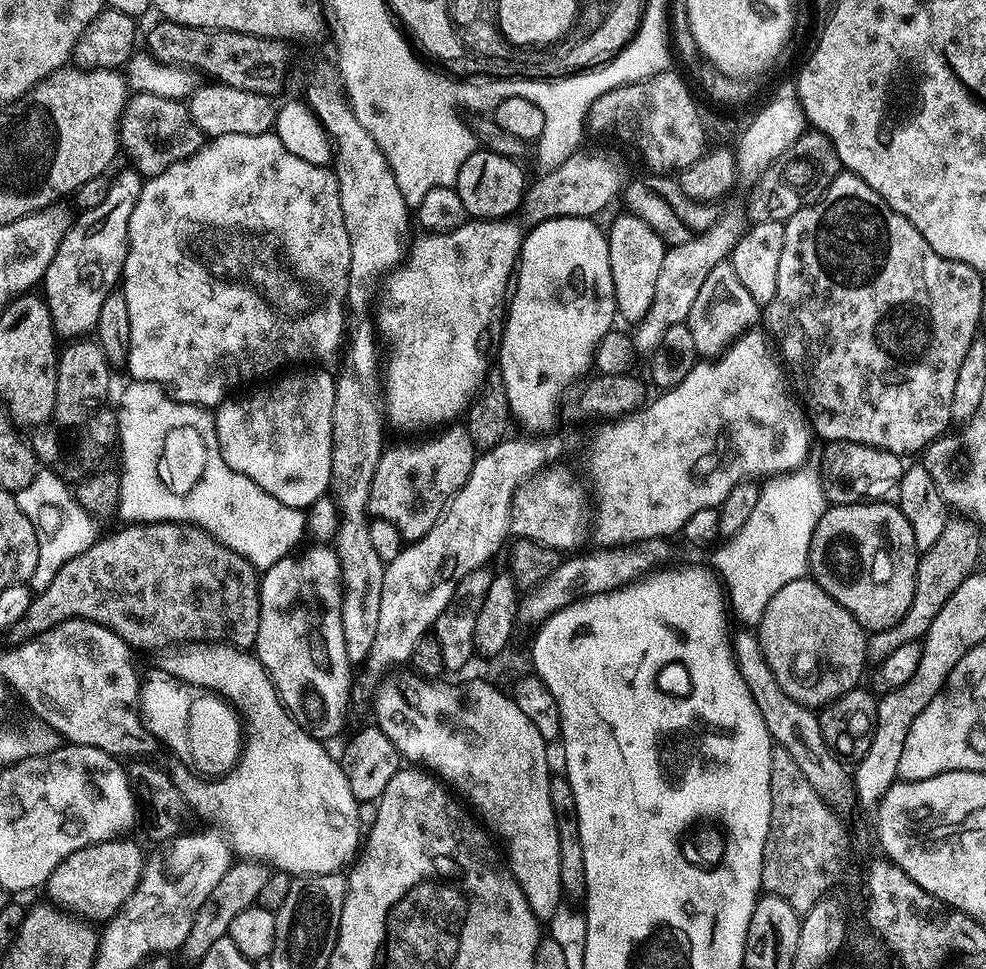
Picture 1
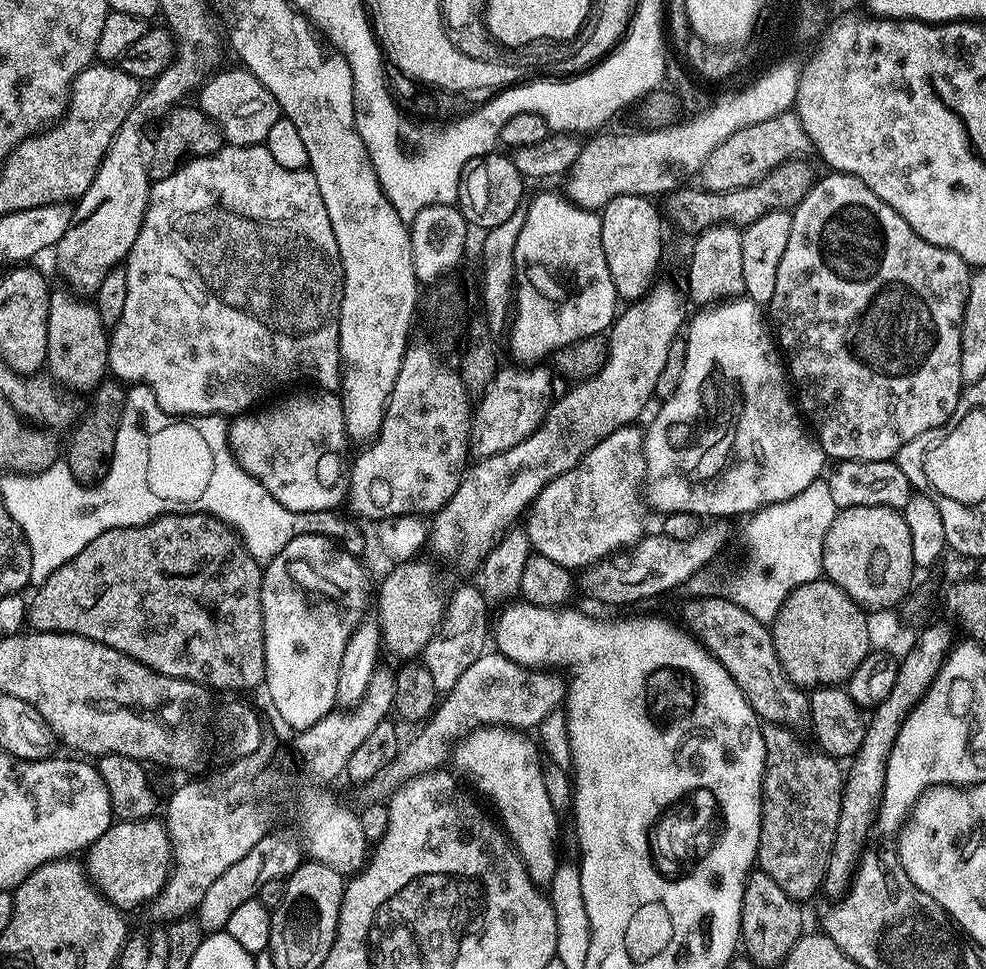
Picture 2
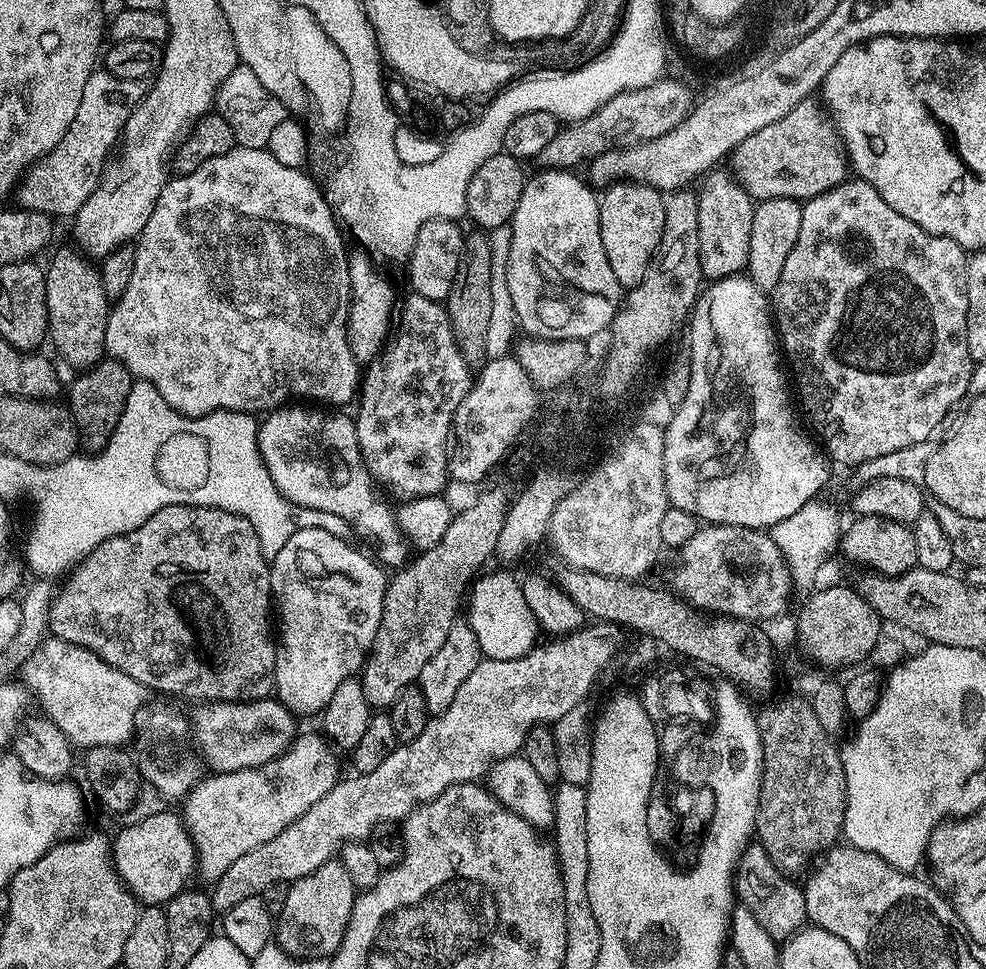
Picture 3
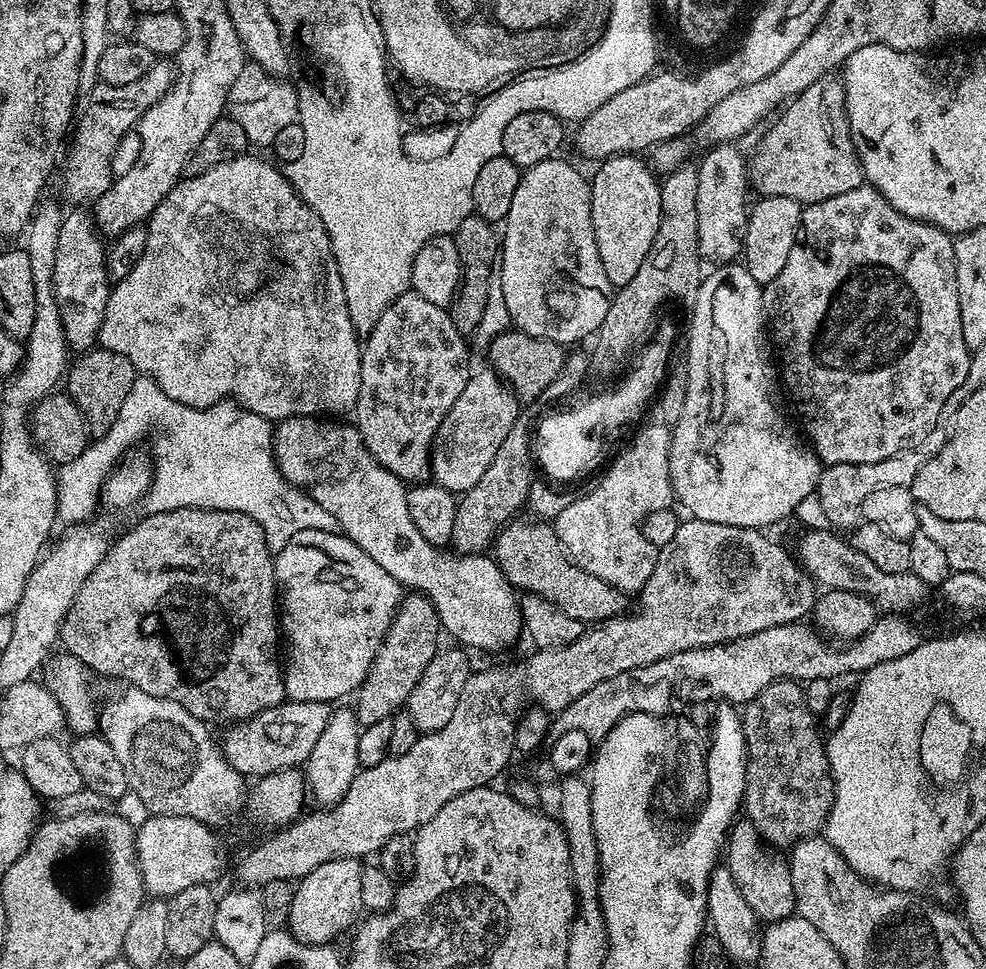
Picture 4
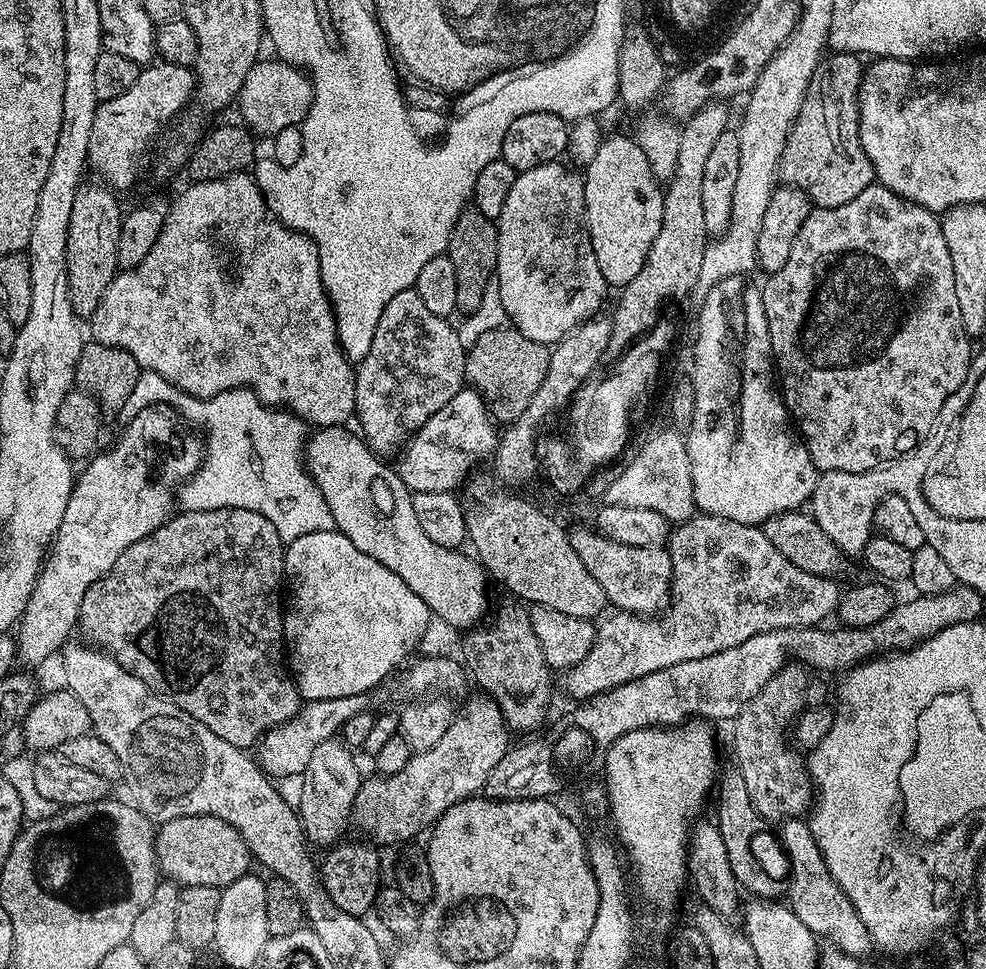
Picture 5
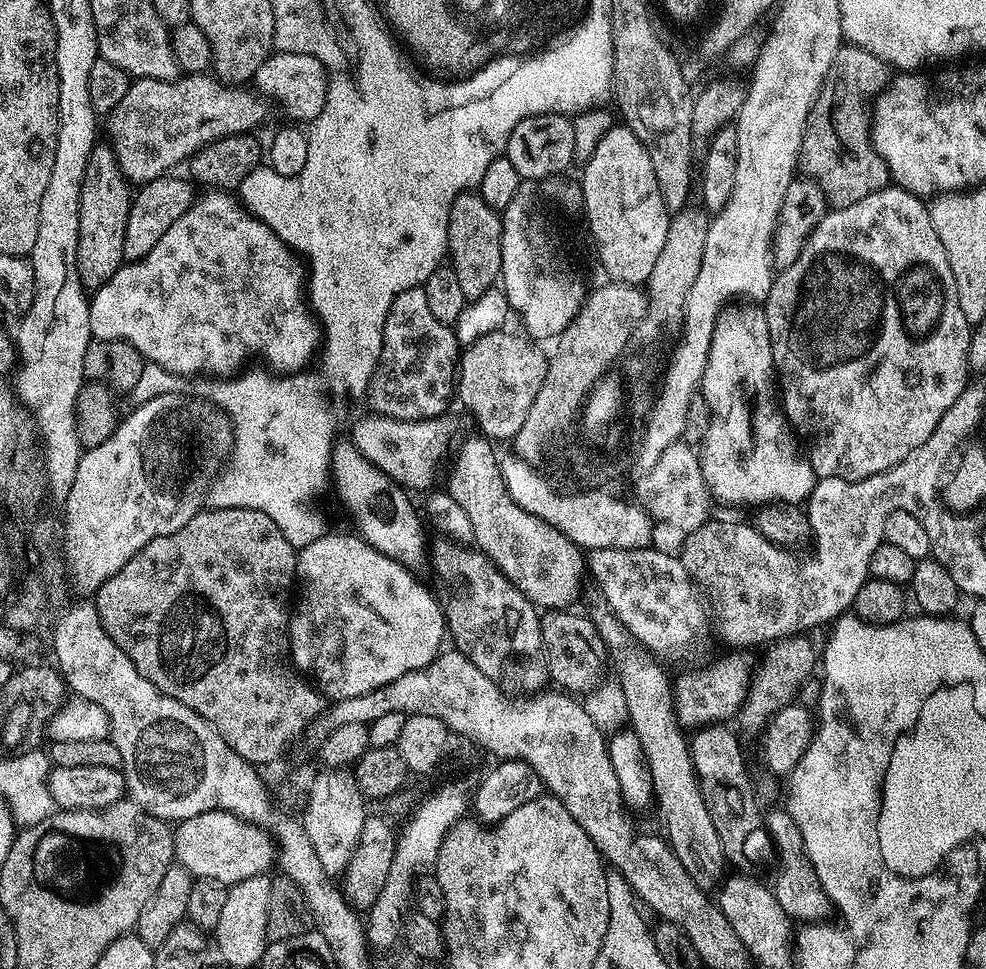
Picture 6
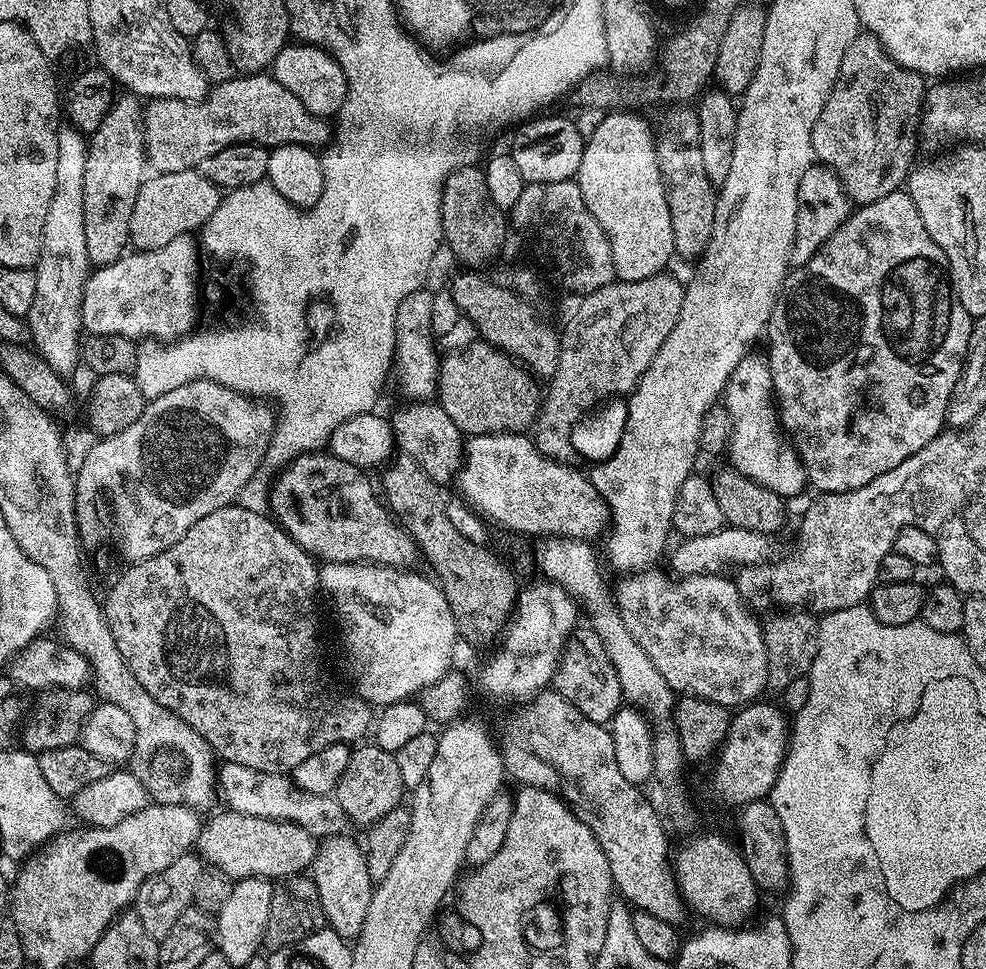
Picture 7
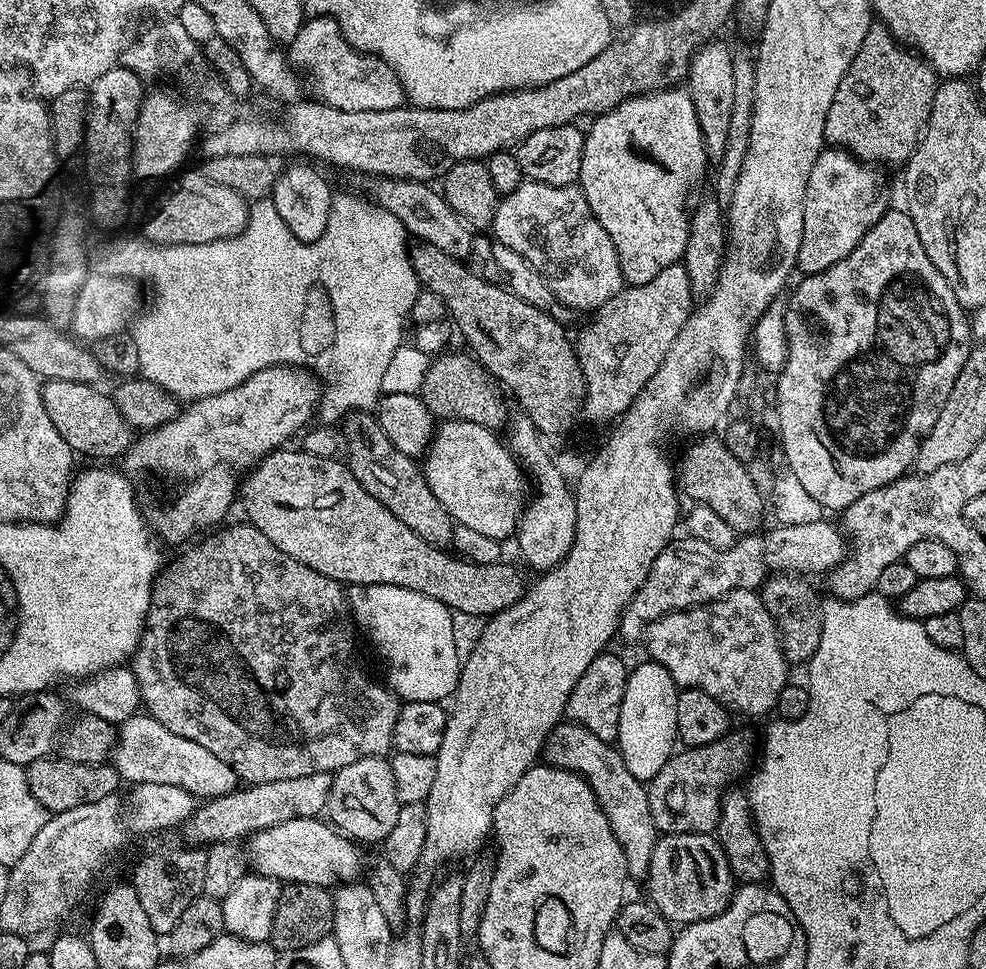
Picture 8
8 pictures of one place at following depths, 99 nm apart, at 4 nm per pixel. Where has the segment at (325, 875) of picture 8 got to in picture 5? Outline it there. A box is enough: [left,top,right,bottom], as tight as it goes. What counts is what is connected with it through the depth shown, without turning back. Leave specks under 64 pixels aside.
[156,816,254,889]

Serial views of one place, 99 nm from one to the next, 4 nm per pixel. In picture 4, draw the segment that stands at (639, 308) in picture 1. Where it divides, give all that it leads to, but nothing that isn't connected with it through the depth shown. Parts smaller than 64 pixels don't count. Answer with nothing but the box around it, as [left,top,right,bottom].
[590,154,662,289]

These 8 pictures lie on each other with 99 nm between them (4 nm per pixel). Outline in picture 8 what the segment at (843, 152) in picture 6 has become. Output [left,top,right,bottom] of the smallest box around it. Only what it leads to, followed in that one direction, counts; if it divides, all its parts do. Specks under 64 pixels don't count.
[824,22,938,166]

